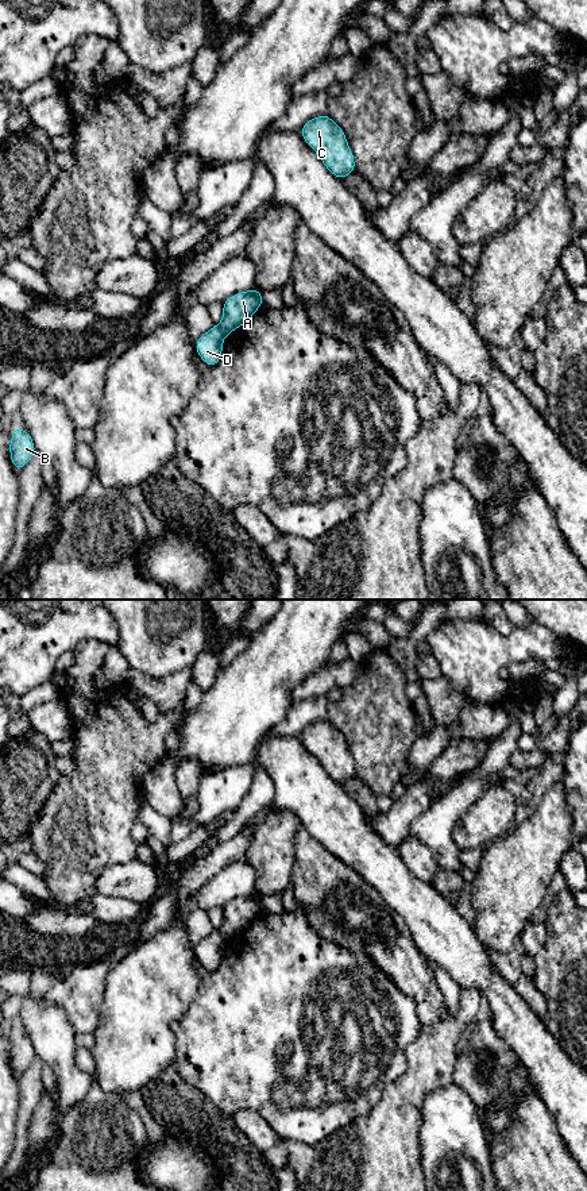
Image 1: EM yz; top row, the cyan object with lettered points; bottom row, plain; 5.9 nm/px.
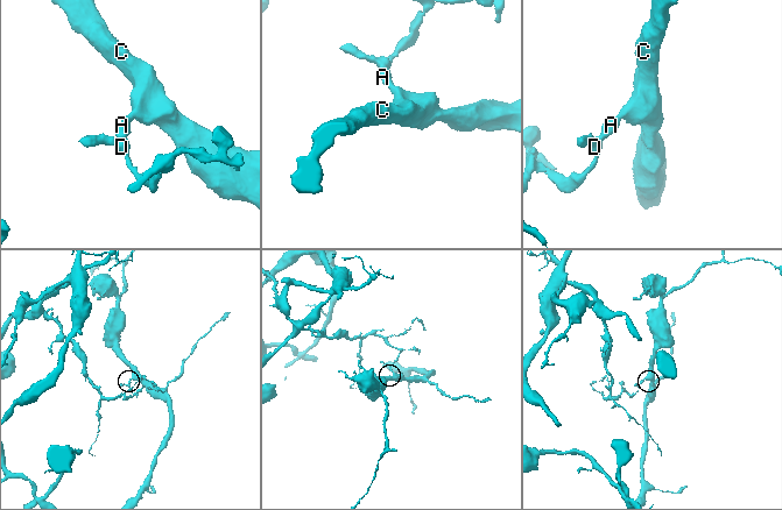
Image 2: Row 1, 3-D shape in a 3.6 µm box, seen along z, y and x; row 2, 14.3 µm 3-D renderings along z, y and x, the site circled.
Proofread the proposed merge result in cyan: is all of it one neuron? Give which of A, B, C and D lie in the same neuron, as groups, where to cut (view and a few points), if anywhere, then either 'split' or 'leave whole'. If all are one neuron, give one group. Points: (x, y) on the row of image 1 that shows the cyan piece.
A C / B D | yz (217, 326), (224, 336) | split

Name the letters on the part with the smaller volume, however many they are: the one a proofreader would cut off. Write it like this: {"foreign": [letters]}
{"foreign": ["B", "D"]}

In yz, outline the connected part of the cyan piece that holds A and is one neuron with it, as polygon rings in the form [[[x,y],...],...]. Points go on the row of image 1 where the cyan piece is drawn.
[[[252,288],[239,292],[223,302],[223,319],[219,324],[224,336],[246,324],[263,302],[263,294]]]

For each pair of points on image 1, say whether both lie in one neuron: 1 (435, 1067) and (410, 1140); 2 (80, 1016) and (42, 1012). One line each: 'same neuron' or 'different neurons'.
1: same neuron
2: different neurons

